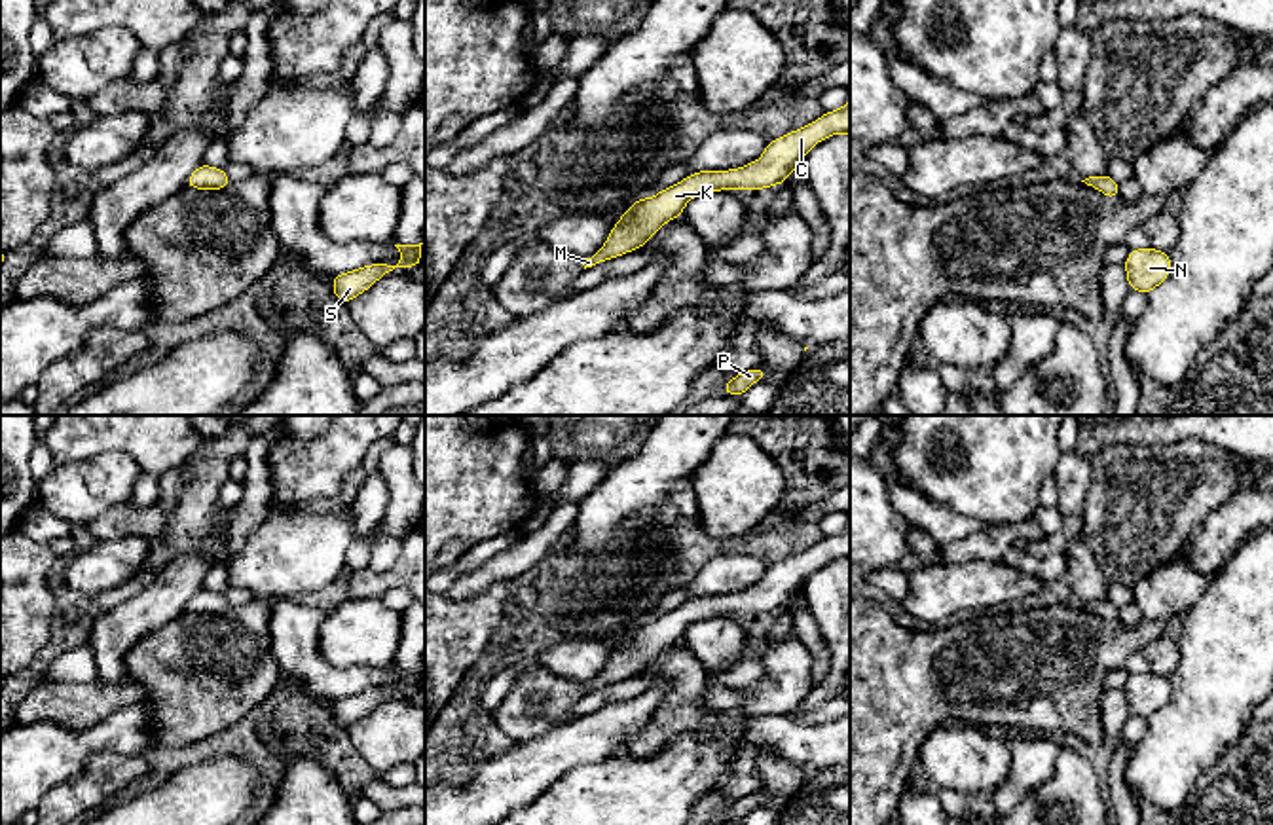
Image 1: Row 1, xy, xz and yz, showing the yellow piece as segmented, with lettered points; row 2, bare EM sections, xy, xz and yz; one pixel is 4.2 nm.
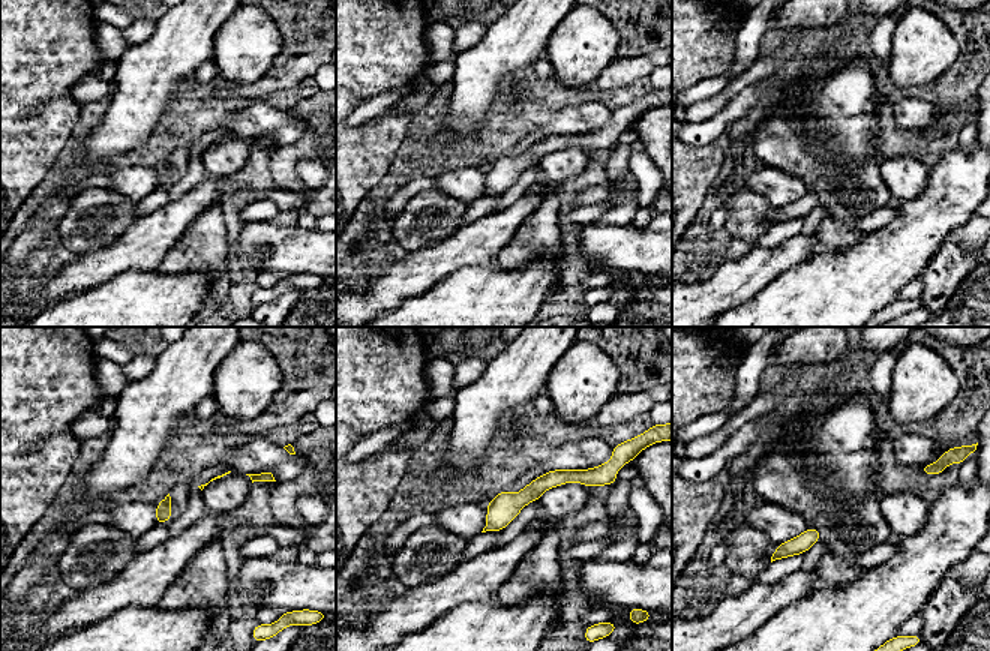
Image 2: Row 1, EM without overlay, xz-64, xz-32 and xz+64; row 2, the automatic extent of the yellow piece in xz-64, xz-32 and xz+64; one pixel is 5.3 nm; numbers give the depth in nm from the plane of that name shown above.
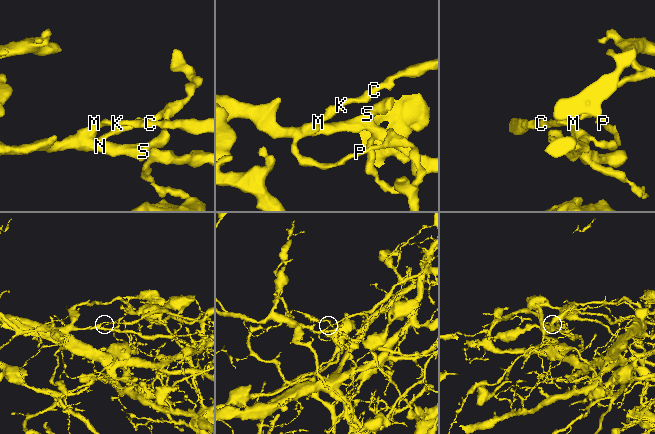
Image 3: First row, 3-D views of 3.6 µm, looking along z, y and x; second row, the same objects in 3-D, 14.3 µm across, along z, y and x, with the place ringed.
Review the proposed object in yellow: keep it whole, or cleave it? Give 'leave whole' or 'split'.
split

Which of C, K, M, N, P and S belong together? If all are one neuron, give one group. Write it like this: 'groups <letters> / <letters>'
groups C K / M N P S

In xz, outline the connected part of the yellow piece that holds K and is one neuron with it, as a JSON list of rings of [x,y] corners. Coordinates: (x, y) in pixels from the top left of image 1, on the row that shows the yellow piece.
[[[850,99],[842,108],[825,112],[816,121],[770,140],[757,161],[729,171],[696,171],[655,197],[634,201],[611,228],[618,239],[618,256],[641,248],[666,222],[681,218],[692,197],[721,190],[765,190],[785,184],[803,157],[837,133],[850,137]]]

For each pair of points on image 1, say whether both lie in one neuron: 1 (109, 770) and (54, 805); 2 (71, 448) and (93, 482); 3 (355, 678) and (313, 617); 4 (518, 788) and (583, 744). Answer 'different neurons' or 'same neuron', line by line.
1: same neuron
2: different neurons
3: same neuron
4: same neuron

